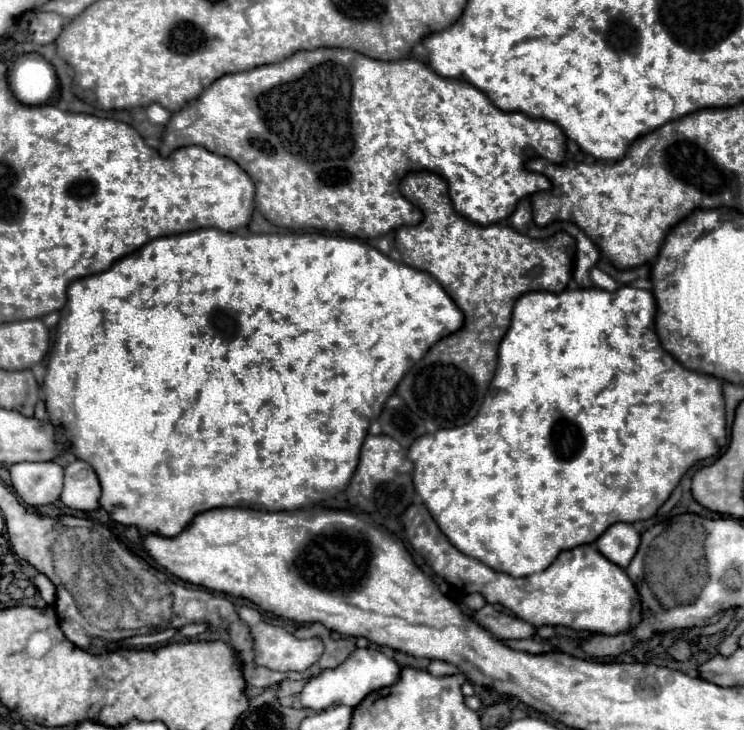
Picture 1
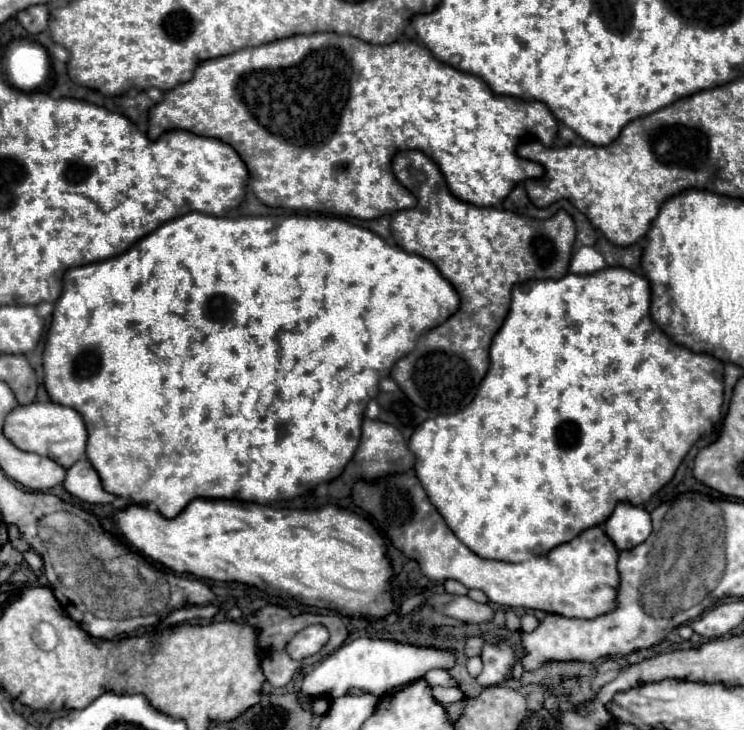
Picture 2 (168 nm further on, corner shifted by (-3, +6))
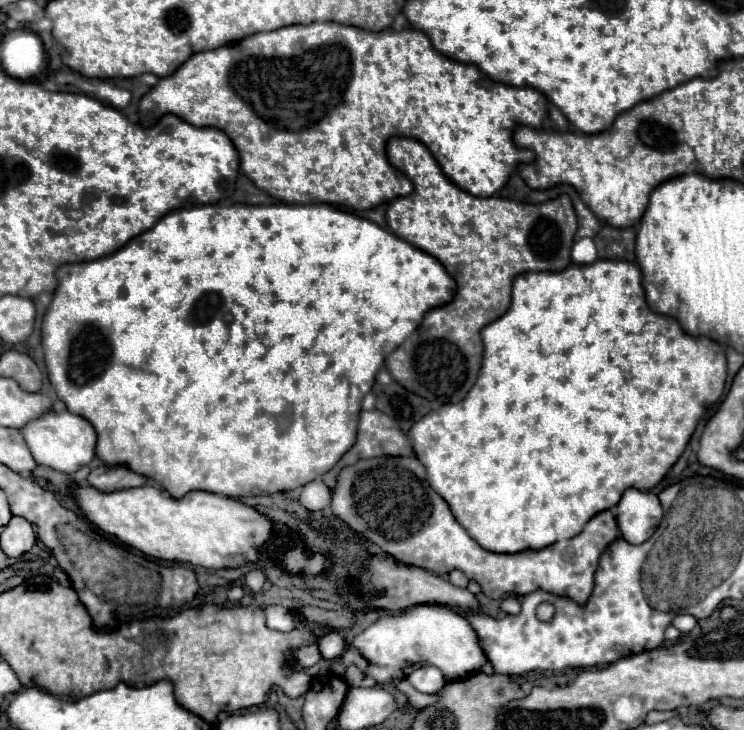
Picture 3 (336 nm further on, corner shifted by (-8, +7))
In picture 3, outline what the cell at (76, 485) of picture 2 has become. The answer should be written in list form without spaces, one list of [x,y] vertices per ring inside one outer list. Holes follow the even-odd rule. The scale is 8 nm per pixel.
[[[95,466],[89,476],[87,484],[97,488],[99,492],[117,492],[117,490],[131,490],[137,486],[145,486],[149,480],[145,476],[139,476],[123,466],[107,468],[107,466]]]

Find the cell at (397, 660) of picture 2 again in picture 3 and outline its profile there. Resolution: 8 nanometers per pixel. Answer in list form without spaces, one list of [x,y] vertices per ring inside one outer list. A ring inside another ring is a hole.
[[[423,604],[401,616],[379,618],[375,624],[355,636],[355,640],[345,648],[343,656],[331,662],[329,670],[335,676],[345,678],[347,668],[357,666],[365,676],[373,678],[381,686],[387,686],[393,684],[393,680],[405,678],[405,670],[409,666],[429,664],[439,668],[445,680],[451,682],[477,672],[485,660],[487,658],[479,646],[479,638],[463,616],[445,606]]]

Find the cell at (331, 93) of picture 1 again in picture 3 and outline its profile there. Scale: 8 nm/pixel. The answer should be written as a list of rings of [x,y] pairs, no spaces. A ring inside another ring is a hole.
[[[313,22],[307,26],[295,24],[295,26],[285,26],[285,28],[279,28],[273,32],[259,32],[259,34],[247,36],[241,42],[231,44],[231,46],[221,46],[217,50],[193,54],[175,74],[161,78],[159,84],[141,98],[139,112],[143,114],[145,122],[149,122],[149,124],[153,124],[155,118],[163,118],[165,114],[175,114],[193,126],[199,126],[199,128],[211,126],[211,128],[223,130],[233,140],[235,148],[239,152],[239,158],[241,158],[241,170],[247,174],[247,178],[257,188],[265,190],[271,198],[275,198],[279,202],[285,202],[285,204],[335,204],[335,206],[349,206],[353,210],[371,210],[379,204],[387,204],[391,200],[397,200],[399,196],[409,196],[413,192],[409,188],[405,188],[405,184],[399,182],[399,170],[387,160],[387,142],[389,142],[389,138],[395,138],[395,136],[415,138],[419,142],[425,142],[425,146],[431,150],[431,154],[439,162],[443,174],[453,184],[463,188],[465,192],[479,196],[479,198],[495,196],[507,184],[511,172],[515,168],[519,168],[519,164],[523,164],[523,162],[529,164],[531,160],[535,160],[535,154],[531,150],[521,150],[513,144],[513,130],[517,126],[541,128],[543,120],[547,118],[547,98],[541,92],[535,92],[535,88],[505,86],[505,84],[489,80],[489,76],[485,76],[473,64],[461,64],[451,58],[445,58],[443,54],[439,54],[431,46],[429,38],[419,30],[369,32],[363,28],[343,26],[337,22]]]

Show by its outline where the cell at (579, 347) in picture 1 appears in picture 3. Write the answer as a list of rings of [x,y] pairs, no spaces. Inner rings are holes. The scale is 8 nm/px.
[[[597,260],[591,266],[571,264],[563,272],[527,272],[517,276],[513,282],[511,308],[501,318],[487,324],[481,330],[481,338],[485,344],[485,354],[479,378],[471,392],[465,396],[465,400],[445,404],[439,410],[423,416],[409,430],[409,438],[415,456],[427,468],[427,482],[431,488],[435,488],[435,492],[447,500],[455,520],[463,524],[467,534],[489,552],[515,554],[547,548],[547,544],[553,544],[555,540],[577,536],[587,520],[619,504],[621,494],[627,488],[639,488],[641,492],[655,488],[683,454],[697,422],[721,400],[725,390],[727,360],[723,346],[709,338],[693,338],[685,334],[675,318],[653,314],[645,300],[641,270],[625,260]]]

